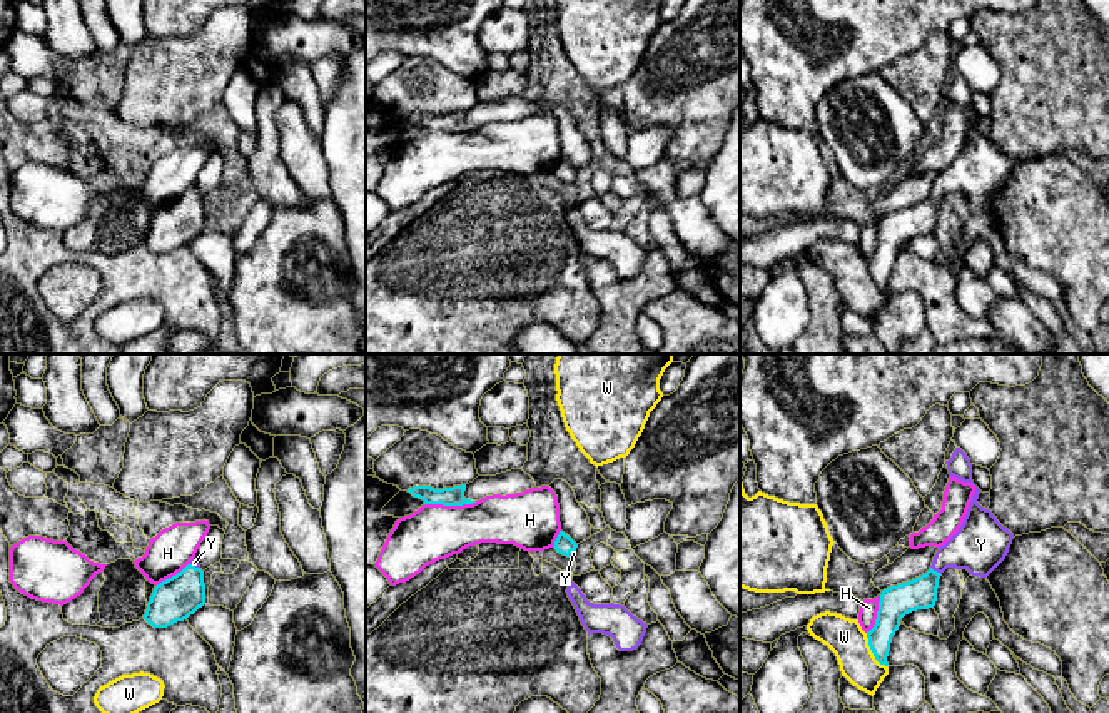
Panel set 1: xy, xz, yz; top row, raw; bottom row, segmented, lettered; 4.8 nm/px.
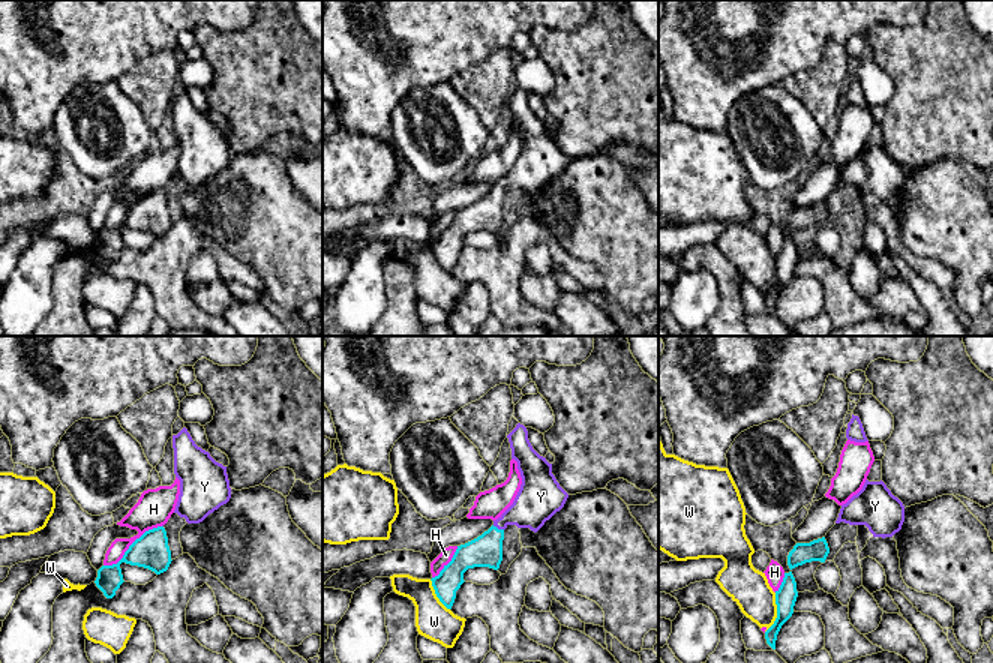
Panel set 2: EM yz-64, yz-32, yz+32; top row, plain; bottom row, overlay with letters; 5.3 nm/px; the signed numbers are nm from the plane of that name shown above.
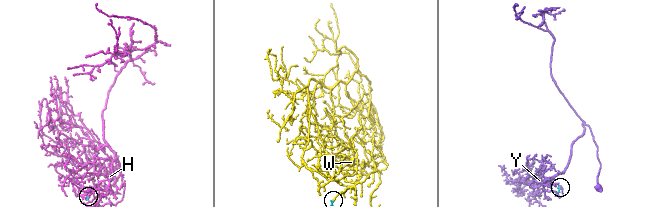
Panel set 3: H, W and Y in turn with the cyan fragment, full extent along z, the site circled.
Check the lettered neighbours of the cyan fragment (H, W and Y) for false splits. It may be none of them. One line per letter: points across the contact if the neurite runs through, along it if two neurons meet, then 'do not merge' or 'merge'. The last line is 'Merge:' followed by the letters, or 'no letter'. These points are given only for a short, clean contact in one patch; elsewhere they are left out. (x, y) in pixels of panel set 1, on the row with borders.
H: do not merge
W: border along yz (865, 633), (872, 655), (887, 667); do not merge
Y: runs through yz (921, 593), (936, 571), (954, 553), (979, 546); merge
Merge: Y

